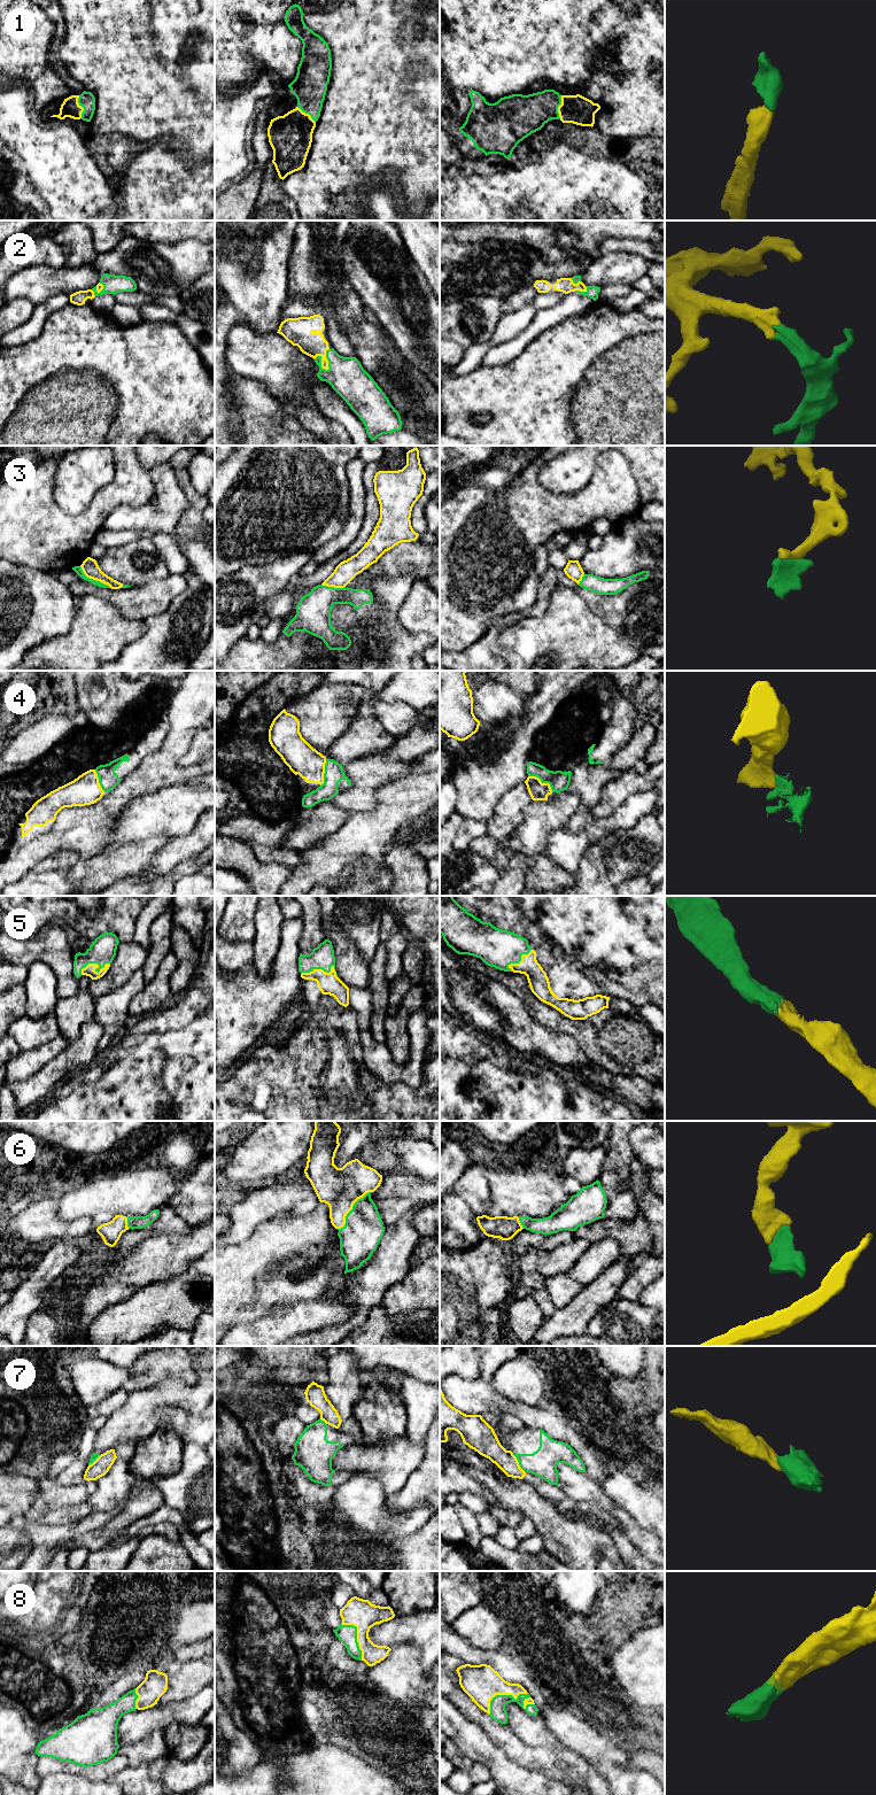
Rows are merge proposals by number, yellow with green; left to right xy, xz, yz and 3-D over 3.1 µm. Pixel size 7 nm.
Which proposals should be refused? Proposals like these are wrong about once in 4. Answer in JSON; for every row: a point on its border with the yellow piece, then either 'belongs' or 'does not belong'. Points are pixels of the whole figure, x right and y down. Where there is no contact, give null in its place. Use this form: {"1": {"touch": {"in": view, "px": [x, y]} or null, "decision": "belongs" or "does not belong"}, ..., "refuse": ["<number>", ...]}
{"1": {"touch": {"in": "xy", "px": [82, 107]}, "decision": "belongs"}, "2": {"touch": {"in": "xz", "px": [326, 360]}, "decision": "belongs"}, "3": {"touch": {"in": "xy", "px": [94, 579]}, "decision": "does not belong"}, "4": {"touch": {"in": "yz", "px": [541, 782]}, "decision": "does not belong"}, "5": {"touch": {"in": "xy", "px": [93, 964]}, "decision": "belongs"}, "6": {"touch": {"in": "xz", "px": [351, 1208]}, "decision": "belongs"}, "7": {"touch": {"in": "yz", "px": [518, 1463]}, "decision": "does not belong"}, "8": {"touch": {"in": "yz", "px": [502, 1694]}, "decision": "belongs"}, "refuse": ["3", "4", "7"]}

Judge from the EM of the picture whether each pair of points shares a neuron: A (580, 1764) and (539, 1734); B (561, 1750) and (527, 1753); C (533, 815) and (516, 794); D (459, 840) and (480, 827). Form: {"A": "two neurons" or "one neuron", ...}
{"A": "one neuron", "B": "two neurons", "C": "two neurons", "D": "one neuron"}

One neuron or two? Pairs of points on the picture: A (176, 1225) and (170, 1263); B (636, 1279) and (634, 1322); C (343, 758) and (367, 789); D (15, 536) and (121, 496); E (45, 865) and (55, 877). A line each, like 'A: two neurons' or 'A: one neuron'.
A: two neurons
B: two neurons
C: two neurons
D: one neuron
E: two neurons

